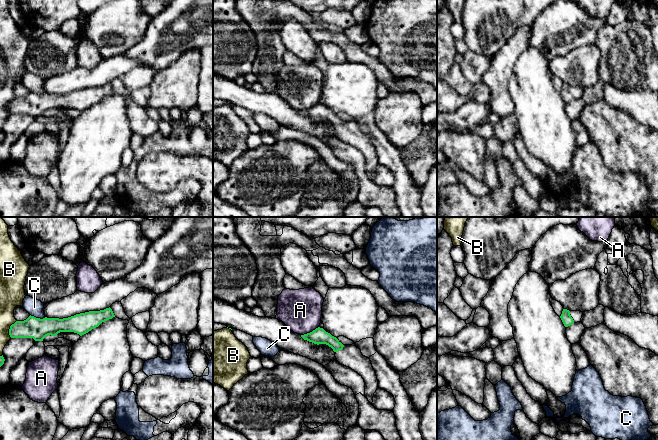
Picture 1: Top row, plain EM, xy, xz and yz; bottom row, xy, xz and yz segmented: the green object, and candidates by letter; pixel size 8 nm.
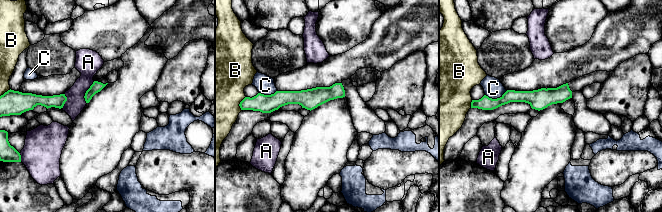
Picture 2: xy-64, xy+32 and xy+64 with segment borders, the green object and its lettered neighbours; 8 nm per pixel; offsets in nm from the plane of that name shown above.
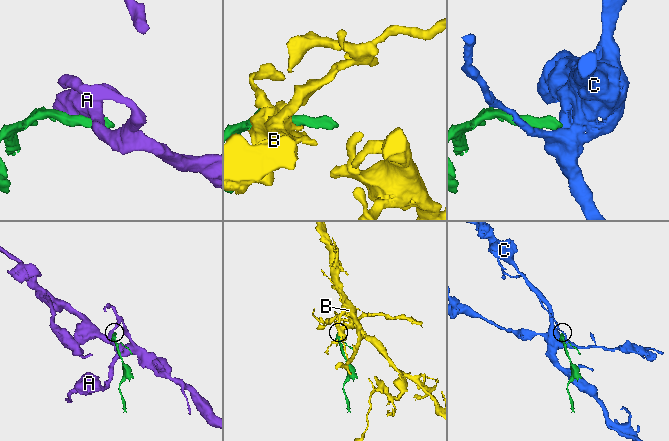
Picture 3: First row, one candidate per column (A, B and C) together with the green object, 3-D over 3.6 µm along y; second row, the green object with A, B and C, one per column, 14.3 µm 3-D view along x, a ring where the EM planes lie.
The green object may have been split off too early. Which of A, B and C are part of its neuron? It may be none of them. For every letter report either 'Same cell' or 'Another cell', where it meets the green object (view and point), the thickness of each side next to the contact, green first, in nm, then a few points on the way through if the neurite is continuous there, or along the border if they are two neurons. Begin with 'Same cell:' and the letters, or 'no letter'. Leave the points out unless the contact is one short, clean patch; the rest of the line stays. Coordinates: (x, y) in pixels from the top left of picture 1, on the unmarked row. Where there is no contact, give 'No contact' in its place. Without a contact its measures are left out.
Same cell: no letter
A: Another cell. Touches green at xz (310, 108). Thickness 130 nm (green) against 340 nm
B: Another cell. Touches green at xy (9, 105). Thickness 170 nm (green) against 160 nm
C: Another cell. Touches green at xy (38, 94). Thickness 170 nm (green) against 140 nm. Boundary: xy (30, 90), (40, 94), (45, 93)

